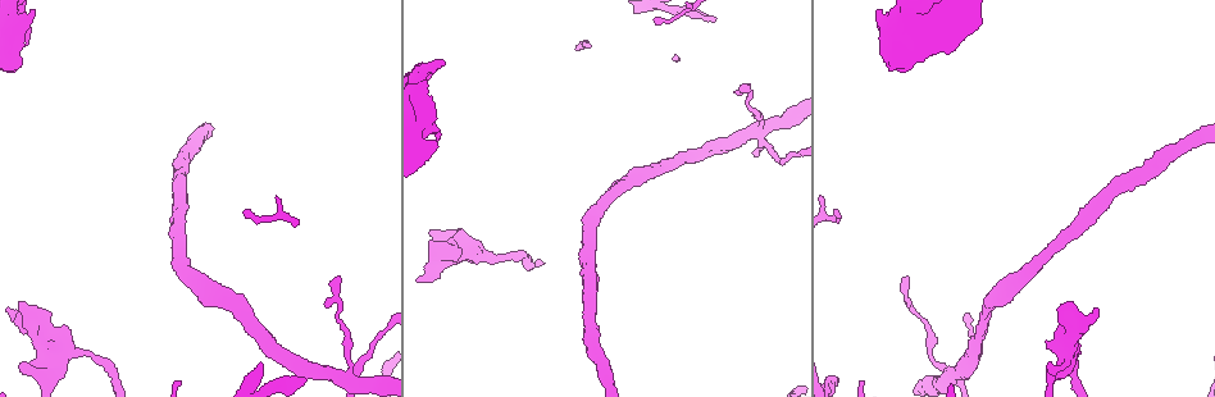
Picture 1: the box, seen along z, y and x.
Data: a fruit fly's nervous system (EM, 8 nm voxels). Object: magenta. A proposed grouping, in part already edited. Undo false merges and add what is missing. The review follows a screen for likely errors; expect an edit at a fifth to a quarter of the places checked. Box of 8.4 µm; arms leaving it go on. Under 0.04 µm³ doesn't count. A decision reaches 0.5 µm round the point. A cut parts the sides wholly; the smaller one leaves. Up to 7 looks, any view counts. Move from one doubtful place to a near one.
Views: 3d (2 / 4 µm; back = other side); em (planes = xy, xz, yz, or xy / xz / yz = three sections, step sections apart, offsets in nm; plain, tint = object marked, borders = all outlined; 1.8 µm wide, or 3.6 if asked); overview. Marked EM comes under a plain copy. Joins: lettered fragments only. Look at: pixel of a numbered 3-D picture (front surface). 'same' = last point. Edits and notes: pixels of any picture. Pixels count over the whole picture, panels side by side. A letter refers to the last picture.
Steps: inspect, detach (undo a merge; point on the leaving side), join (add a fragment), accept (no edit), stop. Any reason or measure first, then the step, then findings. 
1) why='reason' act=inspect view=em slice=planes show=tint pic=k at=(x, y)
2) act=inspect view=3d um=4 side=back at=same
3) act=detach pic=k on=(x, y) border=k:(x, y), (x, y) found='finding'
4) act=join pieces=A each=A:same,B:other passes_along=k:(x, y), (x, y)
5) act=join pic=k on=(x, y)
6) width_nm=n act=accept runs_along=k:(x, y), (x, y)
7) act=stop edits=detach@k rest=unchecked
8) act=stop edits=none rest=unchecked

why='thin end' act=inspect view=em slice=planes show=borders pic=1 at=(908, 278)

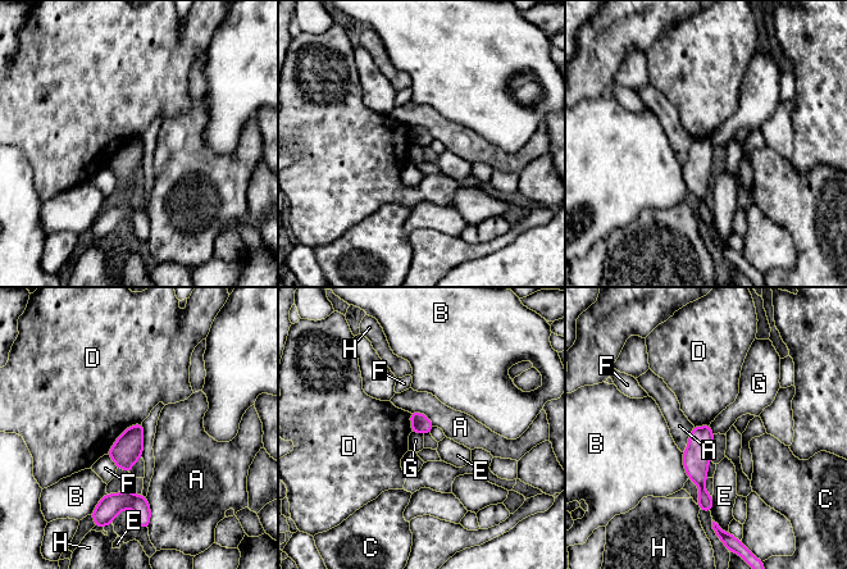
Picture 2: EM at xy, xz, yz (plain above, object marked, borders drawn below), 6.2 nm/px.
longest_contact=D:300nm act=accept each=A:other,B:other,C:other,D:other,E:other,F:other,G:other,H:other border=2:(411, 431), (423, 435) found='no lettered fragment goes on from it'

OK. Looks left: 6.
why='abrupt turn' act=inspect view=em slice=xz step=16 show=tint pic=1 at=(759, 130)

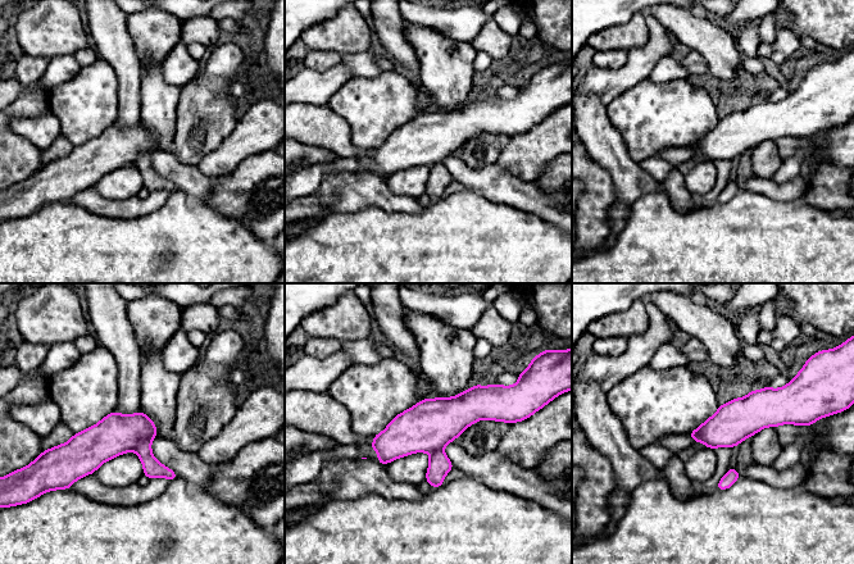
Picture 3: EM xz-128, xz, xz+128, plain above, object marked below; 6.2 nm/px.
why='another direction' act=inspect view=em slice=xy step=8 show=borders at=same

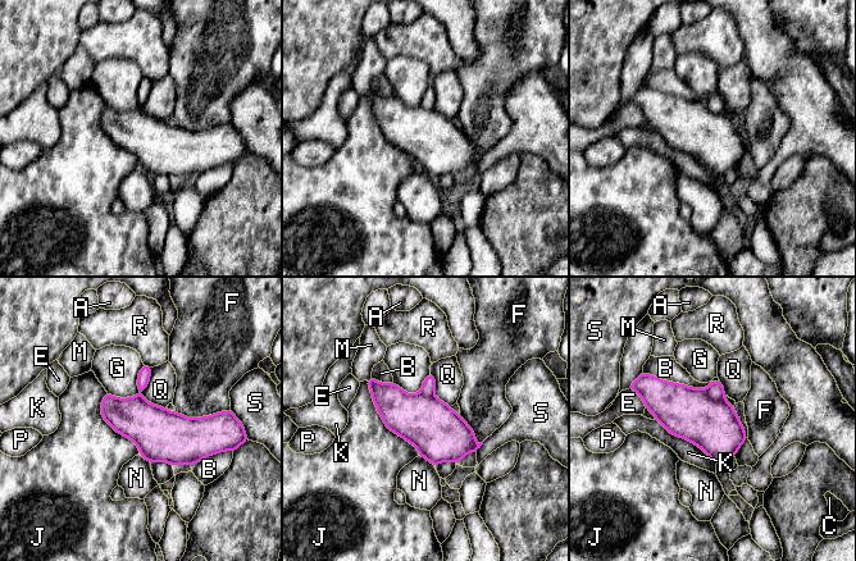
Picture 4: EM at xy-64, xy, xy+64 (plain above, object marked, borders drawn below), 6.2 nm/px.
act=detach pic=4 on=(715, 390) each=A:other,B:other,C:other,E:other,F:other,G:other,J:other,K:other,M:other,N:other,P:other,Q:other,R:other,S:other found='two neurons meet here'

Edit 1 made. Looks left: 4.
act=stop edits=detach@4 rest=unchecked

